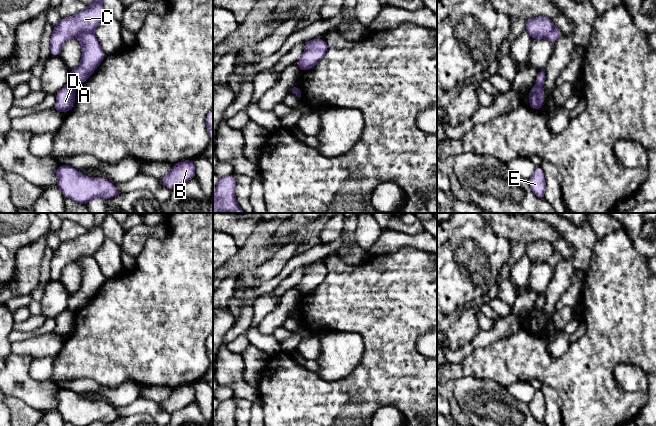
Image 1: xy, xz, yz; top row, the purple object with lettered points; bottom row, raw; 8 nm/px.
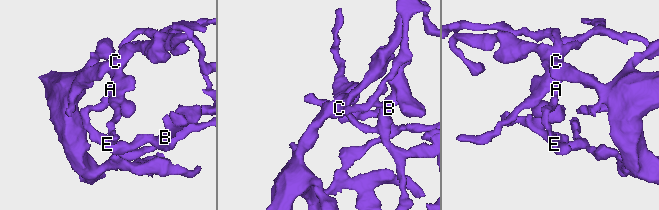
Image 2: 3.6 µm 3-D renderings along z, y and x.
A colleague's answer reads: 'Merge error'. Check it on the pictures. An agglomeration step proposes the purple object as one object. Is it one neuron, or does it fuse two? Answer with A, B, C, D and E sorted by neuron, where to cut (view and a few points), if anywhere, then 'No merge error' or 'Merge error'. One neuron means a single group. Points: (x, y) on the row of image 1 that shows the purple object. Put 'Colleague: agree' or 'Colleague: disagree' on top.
Colleague: agree
Groups: A / B C D E. Split along xy (92, 31), (83, 31), (76, 37). Merge error

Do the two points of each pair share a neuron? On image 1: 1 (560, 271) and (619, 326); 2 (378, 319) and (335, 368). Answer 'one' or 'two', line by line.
1: two
2: two

